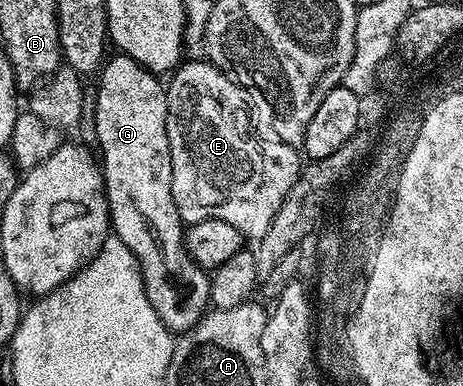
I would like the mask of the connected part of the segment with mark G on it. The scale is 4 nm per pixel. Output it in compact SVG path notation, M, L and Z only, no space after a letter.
M116 54L111 60L112 57L99 73L100 89L96 92L96 140L100 143L99 155L102 157L104 195L108 197L110 228L136 255L144 279L146 298L150 298L150 306L154 306L158 318L162 318L169 332L183 334L196 326L209 307L210 276L205 269L196 265L189 256L188 249L184 247L186 225L180 219L178 206L174 206L170 146L166 134L168 93L165 85L156 81L159 79L153 73L146 71L130 57Z

